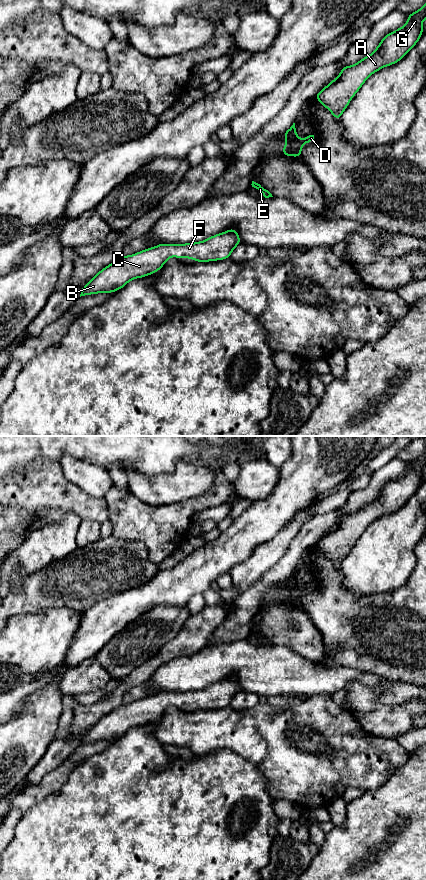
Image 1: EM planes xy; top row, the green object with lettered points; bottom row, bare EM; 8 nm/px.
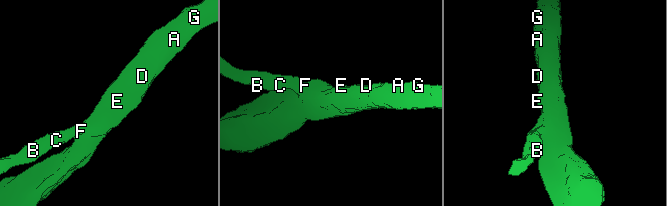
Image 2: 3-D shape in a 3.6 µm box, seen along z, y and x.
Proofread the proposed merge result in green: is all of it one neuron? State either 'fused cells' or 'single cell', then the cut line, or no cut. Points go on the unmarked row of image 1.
single cell; no cut

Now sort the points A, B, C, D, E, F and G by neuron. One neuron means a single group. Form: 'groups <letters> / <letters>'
groups A B C D E F G

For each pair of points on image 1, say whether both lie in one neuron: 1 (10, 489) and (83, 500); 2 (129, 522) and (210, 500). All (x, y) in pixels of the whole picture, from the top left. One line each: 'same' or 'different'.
1: same
2: same

